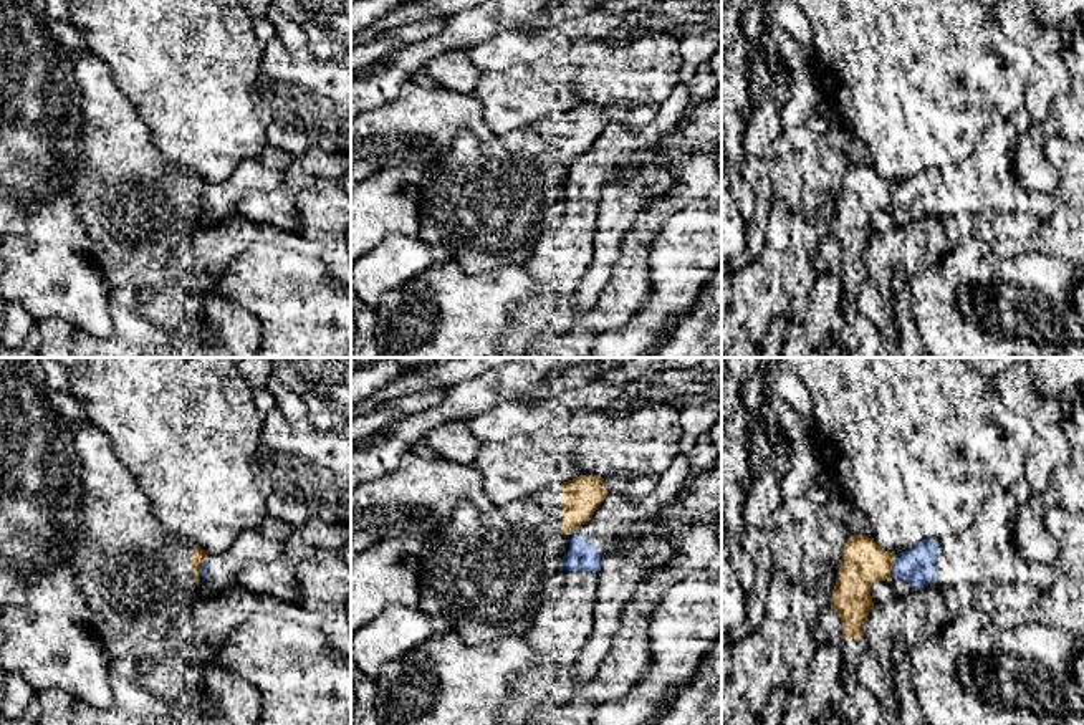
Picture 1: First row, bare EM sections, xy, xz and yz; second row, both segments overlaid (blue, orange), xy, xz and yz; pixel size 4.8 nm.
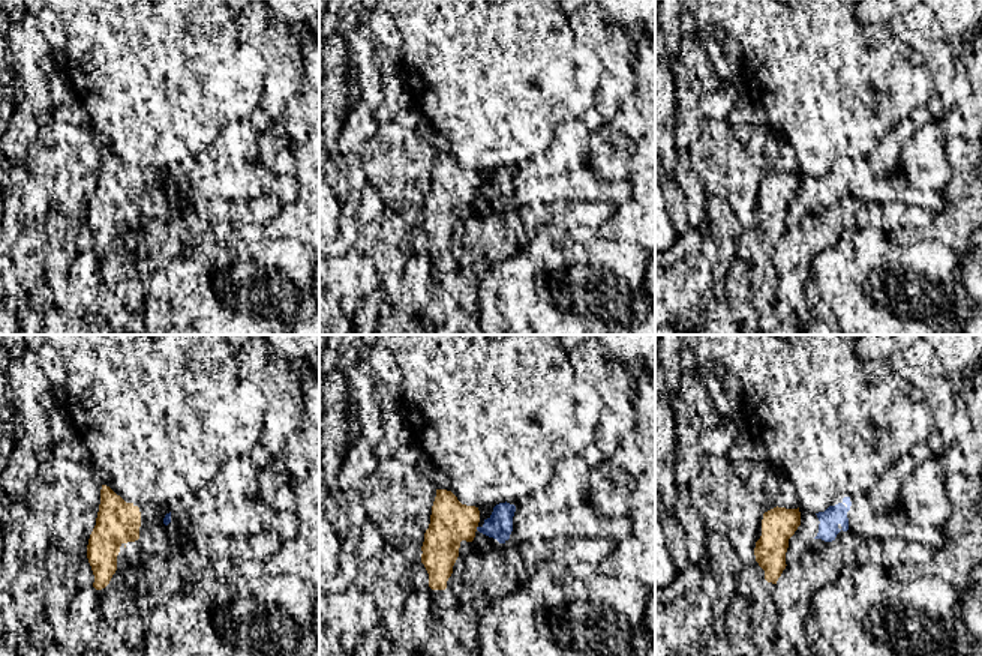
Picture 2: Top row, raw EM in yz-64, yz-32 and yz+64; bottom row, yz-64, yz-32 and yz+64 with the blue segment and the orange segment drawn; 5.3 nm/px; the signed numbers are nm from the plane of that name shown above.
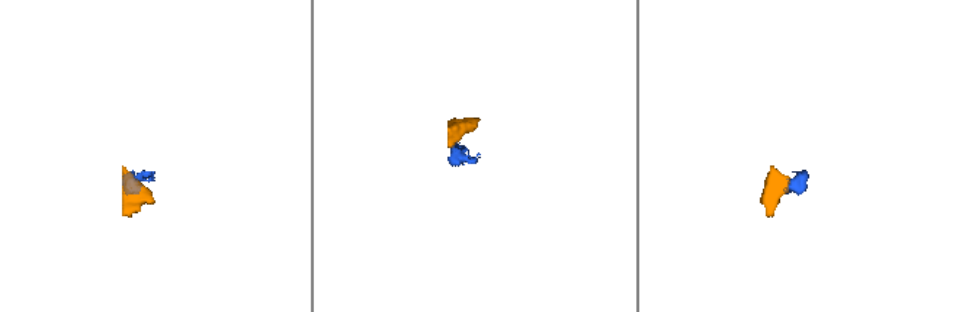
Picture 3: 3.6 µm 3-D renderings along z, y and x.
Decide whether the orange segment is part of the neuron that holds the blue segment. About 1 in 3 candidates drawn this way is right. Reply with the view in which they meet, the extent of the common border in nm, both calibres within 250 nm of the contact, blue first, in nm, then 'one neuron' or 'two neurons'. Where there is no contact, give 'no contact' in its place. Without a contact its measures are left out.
yz | 110 nm | 180/220 nm | two neurons

